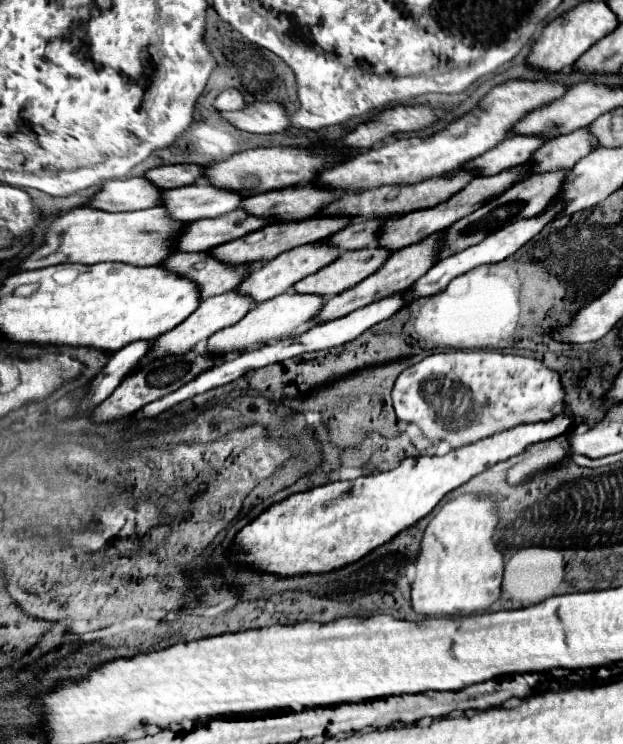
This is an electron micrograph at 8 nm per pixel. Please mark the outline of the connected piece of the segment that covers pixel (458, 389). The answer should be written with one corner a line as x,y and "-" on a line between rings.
446,351
428,355
396,379
392,401
400,421
416,423
424,437
448,441
452,449
522,423
550,421
560,413
568,413
566,389
558,371
538,359
496,351

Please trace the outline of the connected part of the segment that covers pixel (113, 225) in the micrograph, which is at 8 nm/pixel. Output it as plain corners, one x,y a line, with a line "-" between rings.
78,207
46,225
46,233
44,233
46,243
20,265
20,271
40,269
40,267
60,265
60,263
92,265
100,261
158,265
178,251
176,247
184,225
186,223
172,219
166,207
120,211
120,213
110,213
94,207

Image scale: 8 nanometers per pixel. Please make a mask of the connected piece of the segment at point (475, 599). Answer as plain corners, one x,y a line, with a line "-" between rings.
462,495
446,505
434,515
430,525
426,527
422,539
422,553
416,561
416,581
412,585
412,607
418,615
434,617
434,615
472,615
478,611
488,611
500,599
502,587
502,555
492,543
492,533
498,523
496,503
488,497

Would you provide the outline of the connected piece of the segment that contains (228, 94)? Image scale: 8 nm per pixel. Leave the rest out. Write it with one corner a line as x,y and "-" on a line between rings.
226,89
214,101
214,107
220,111
238,111
244,107
244,93
238,89

